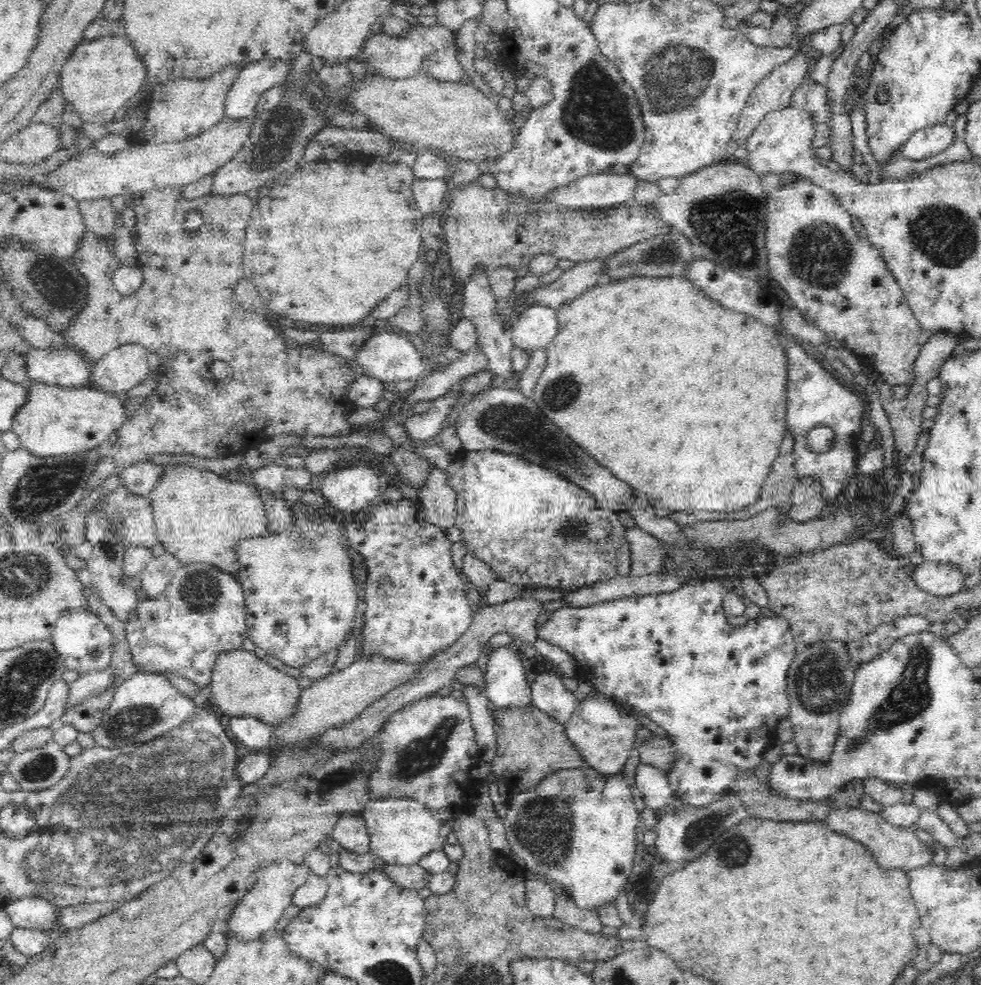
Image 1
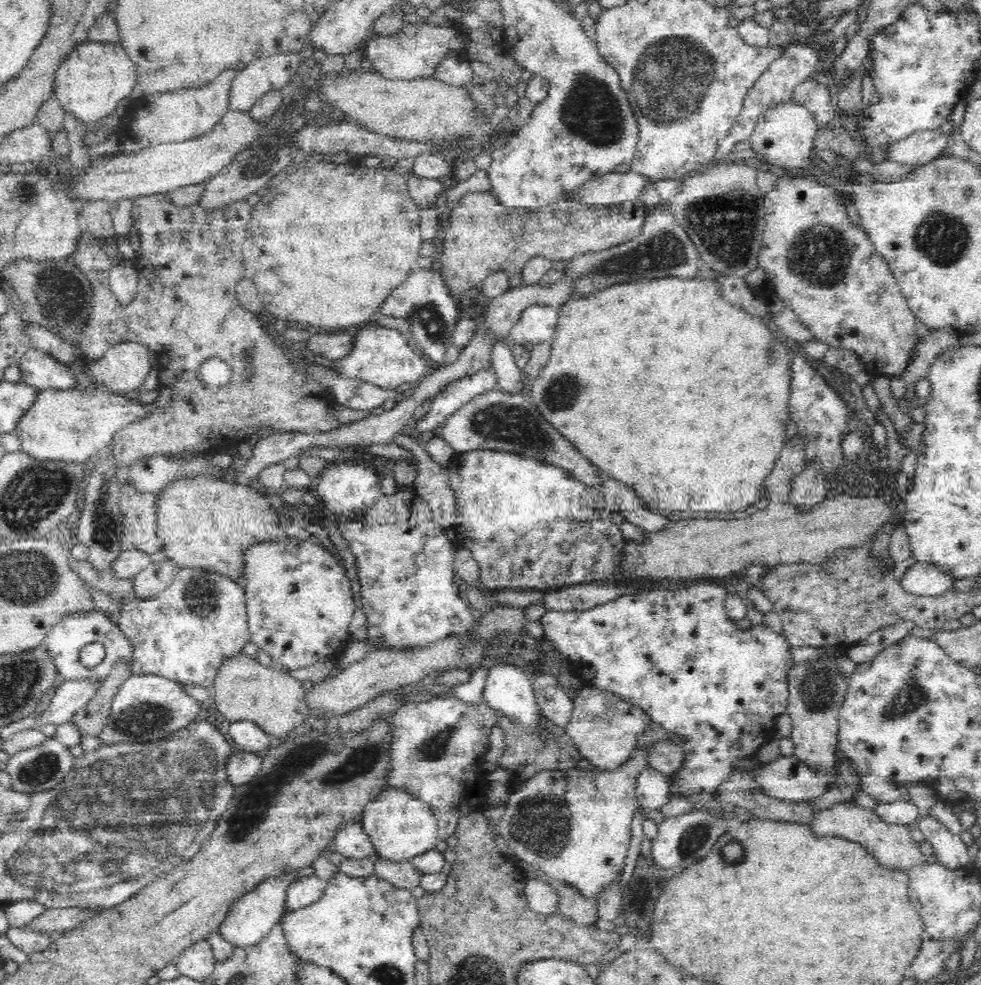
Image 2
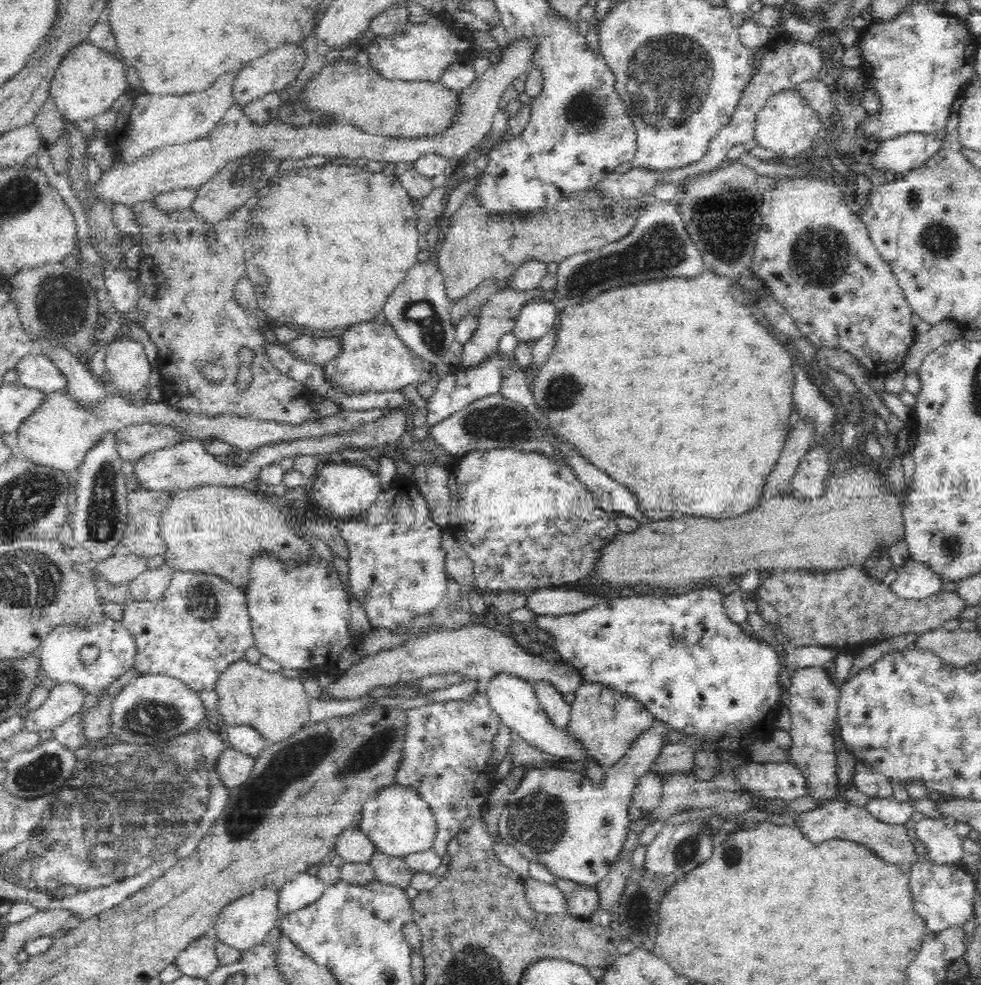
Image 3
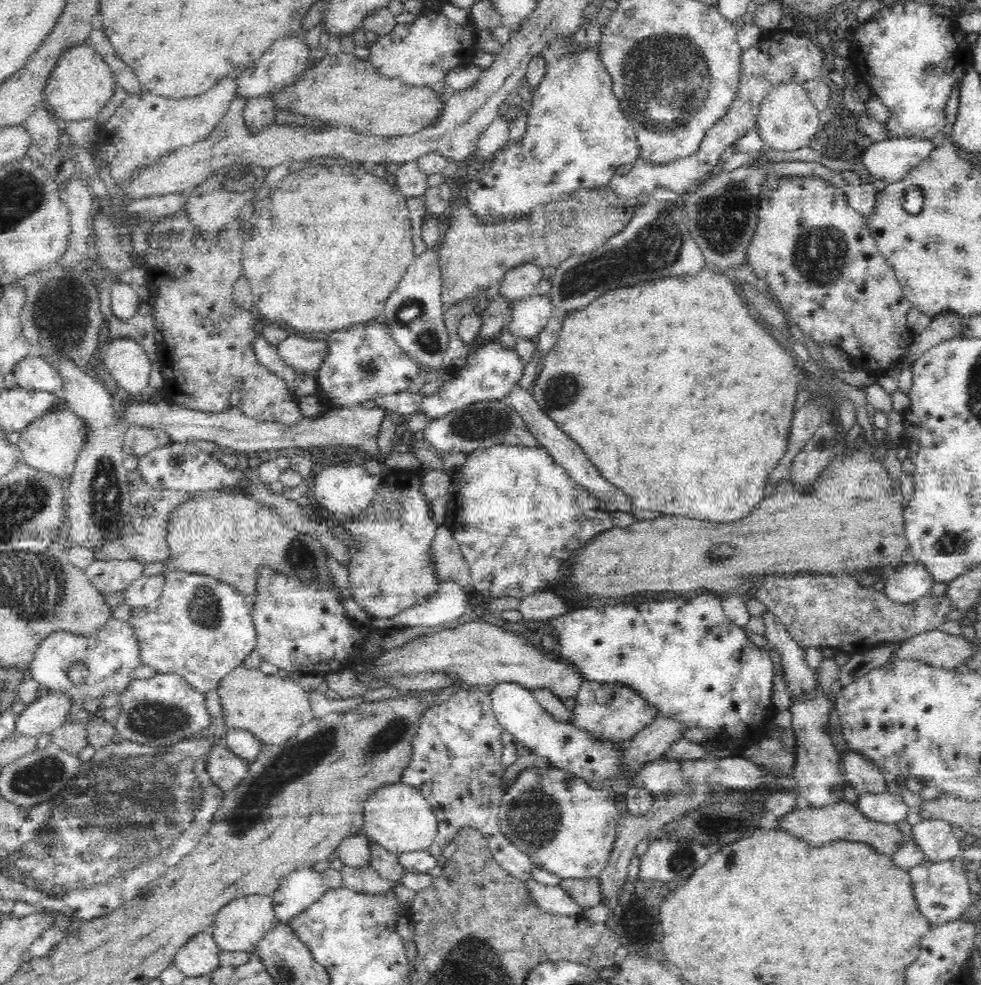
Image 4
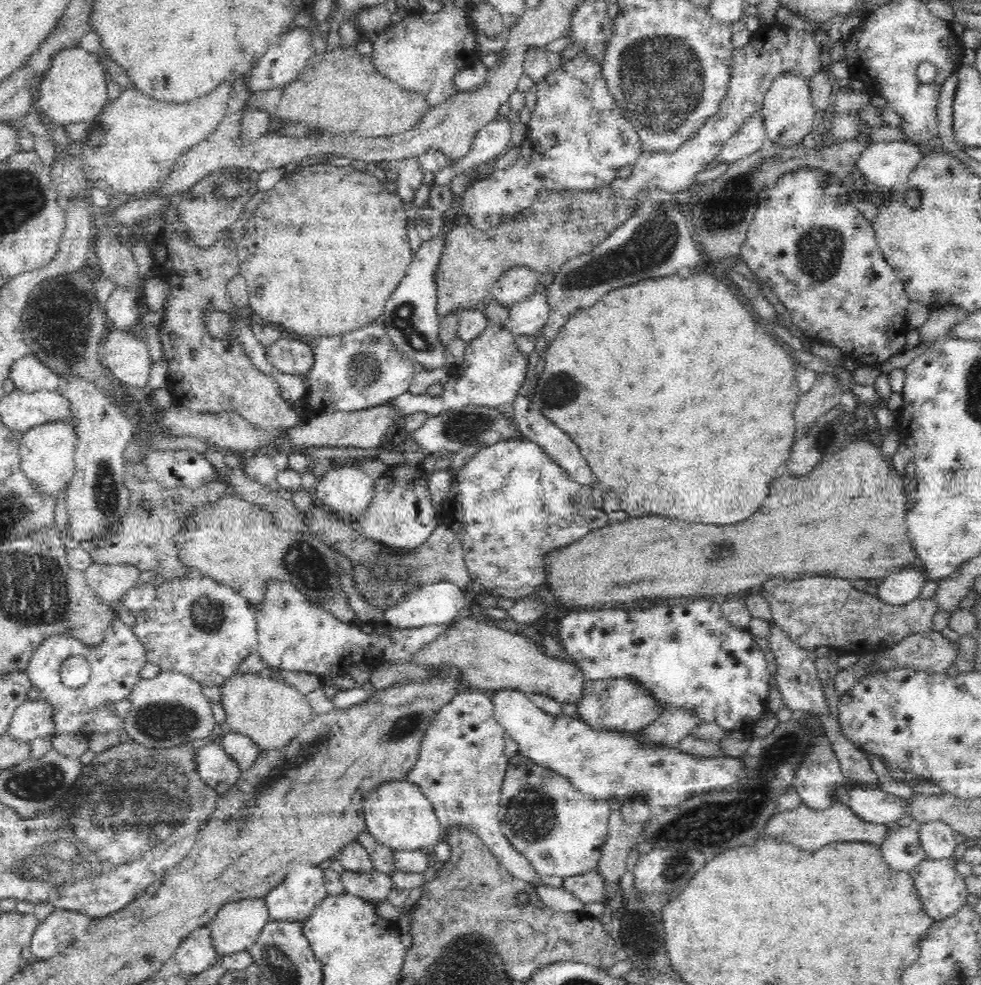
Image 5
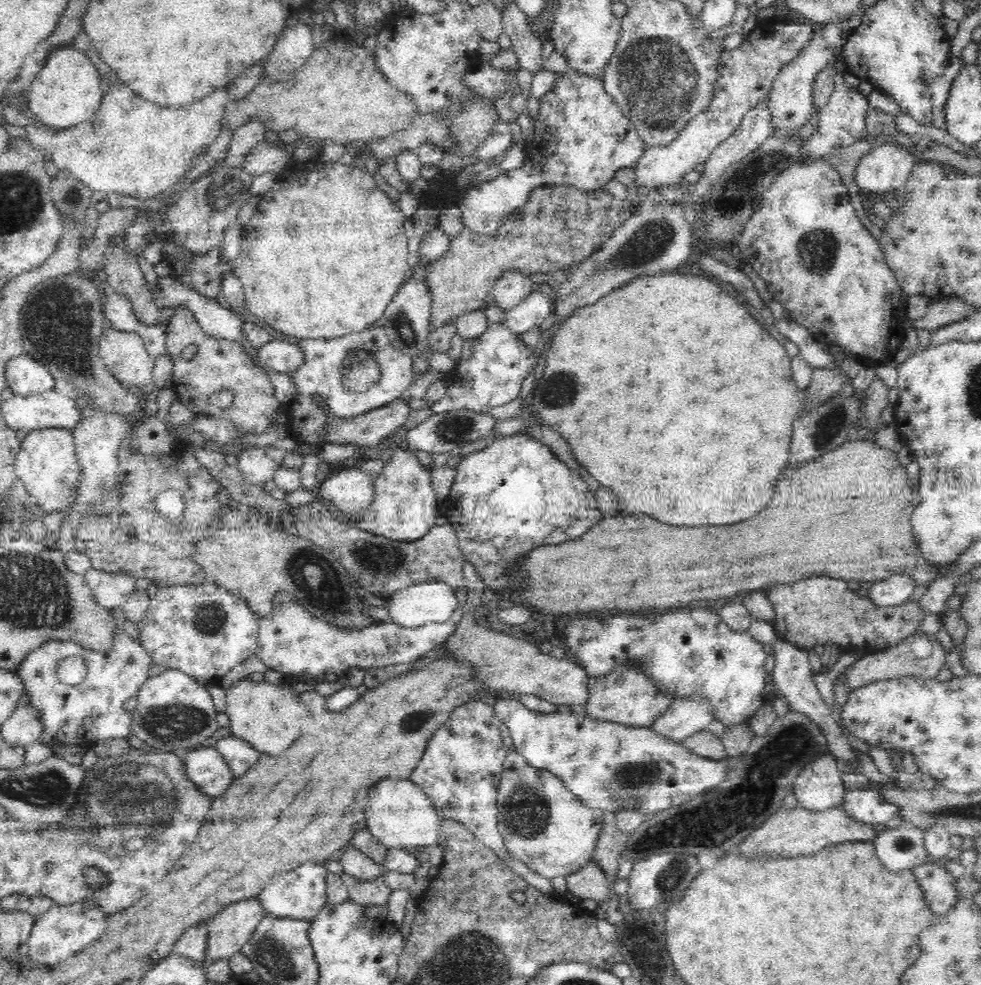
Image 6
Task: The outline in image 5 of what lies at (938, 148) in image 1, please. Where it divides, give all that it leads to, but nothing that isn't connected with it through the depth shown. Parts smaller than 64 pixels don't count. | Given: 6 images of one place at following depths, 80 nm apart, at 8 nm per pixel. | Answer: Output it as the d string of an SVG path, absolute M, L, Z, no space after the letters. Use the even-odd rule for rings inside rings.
M868 141L856 163L862 180L871 180L871 184L884 190L907 182L923 158L924 150L920 143Z

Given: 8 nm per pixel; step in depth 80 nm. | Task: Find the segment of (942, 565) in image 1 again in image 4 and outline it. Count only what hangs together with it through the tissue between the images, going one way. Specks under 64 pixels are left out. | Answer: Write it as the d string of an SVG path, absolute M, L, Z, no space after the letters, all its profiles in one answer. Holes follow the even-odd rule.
M909 558L888 577L884 592L895 602L908 604L930 595L935 582L924 565Z

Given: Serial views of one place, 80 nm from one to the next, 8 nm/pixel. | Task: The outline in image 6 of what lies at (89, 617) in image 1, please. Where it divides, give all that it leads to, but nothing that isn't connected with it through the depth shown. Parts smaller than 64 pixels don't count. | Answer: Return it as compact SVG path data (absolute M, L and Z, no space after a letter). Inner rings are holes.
M122 627L116 629L112 648L106 652L87 650L72 640L46 641L26 658L17 671L24 679L24 690L29 694L30 703L40 709L47 726L40 742L51 747L60 742L92 746L98 739L126 740L132 736L132 719L124 704L135 696L140 685L149 677L151 665L152 659L141 642L124 632ZM70 656L82 656L87 661L88 676L78 686L62 684L57 675L59 661Z

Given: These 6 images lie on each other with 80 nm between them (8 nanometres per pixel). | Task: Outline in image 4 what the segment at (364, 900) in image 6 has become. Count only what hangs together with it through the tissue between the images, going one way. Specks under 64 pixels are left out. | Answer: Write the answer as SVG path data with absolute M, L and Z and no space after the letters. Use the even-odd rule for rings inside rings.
M344 865L341 877L343 878L342 885L357 891L368 891L368 893L383 893L395 885L394 882L384 880L371 865Z

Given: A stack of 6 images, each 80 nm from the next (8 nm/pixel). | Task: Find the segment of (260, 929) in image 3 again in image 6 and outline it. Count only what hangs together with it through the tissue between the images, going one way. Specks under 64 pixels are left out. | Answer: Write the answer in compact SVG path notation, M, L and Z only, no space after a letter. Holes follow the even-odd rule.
M248 898L224 906L206 921L208 927L208 964L240 952L254 936L267 910L257 899Z

